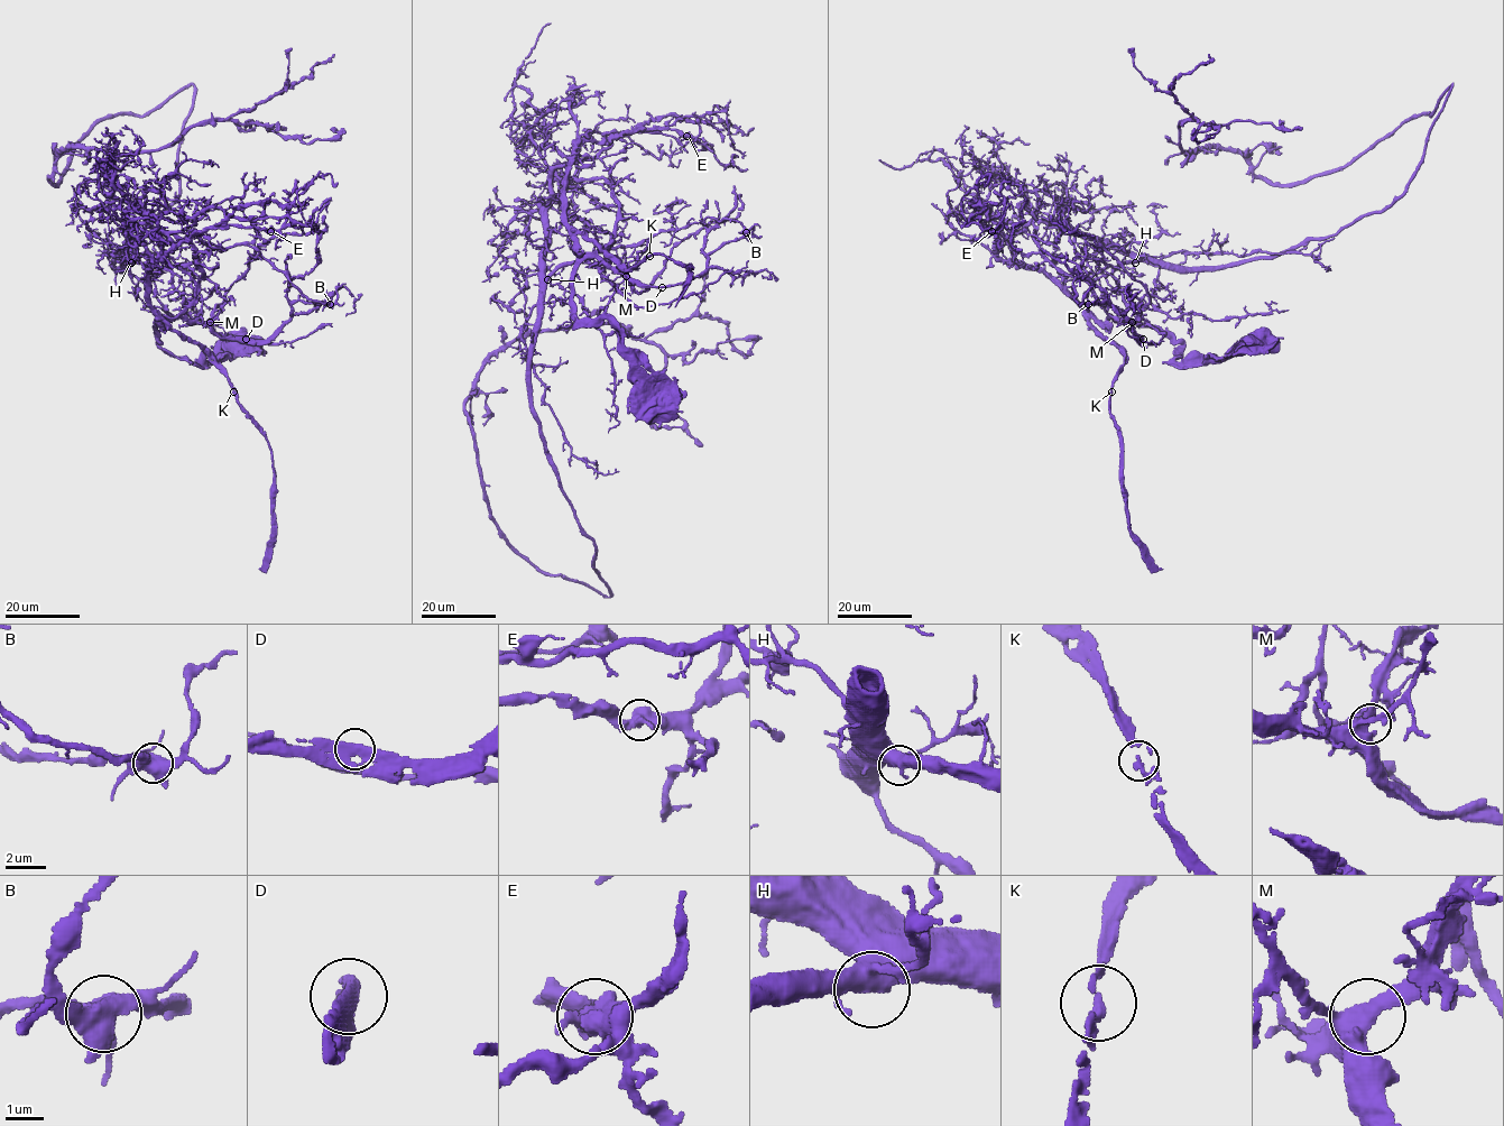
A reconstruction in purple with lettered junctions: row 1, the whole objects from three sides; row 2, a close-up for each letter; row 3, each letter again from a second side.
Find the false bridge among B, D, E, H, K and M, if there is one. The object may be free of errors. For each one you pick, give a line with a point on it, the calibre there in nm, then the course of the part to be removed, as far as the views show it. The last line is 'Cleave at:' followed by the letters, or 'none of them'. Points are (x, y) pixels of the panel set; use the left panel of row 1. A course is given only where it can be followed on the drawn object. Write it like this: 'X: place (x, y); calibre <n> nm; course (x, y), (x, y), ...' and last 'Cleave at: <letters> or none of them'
B: place (330, 304); calibre 600 nm; course (330, 304), (246, 245), (113, 267), (177, 197), (193, 85), (48, 177), (213, 120), (333, 128)
Cleave at: B

